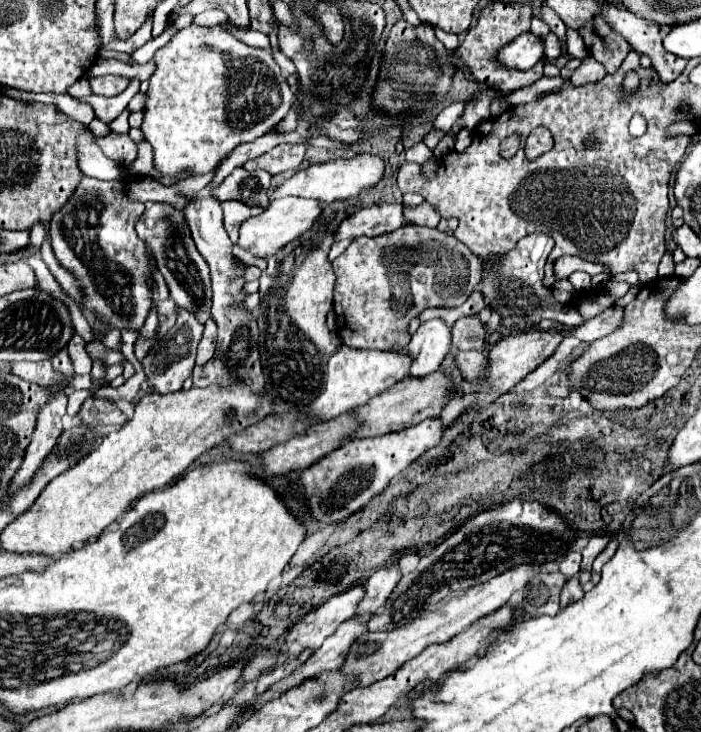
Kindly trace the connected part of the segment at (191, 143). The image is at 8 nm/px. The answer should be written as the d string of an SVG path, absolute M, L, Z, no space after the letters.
M189 25L183 31L177 31L173 39L157 49L155 53L155 73L149 79L147 103L145 103L145 117L143 117L143 135L145 141L153 147L155 159L153 169L161 177L177 177L181 173L193 177L207 175L213 171L239 143L249 143L259 135L275 129L275 125L287 115L295 95L287 81L281 75L279 65L275 63L269 49L255 49L231 33L213 27L197 27Z

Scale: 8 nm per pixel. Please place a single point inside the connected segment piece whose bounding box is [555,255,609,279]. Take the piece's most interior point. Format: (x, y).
(567, 264)

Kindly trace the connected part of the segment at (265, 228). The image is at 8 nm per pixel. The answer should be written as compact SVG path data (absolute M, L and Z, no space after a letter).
M303 197L273 199L267 211L263 211L253 219L247 219L241 225L237 243L255 253L257 257L275 255L281 247L291 243L291 239L297 239L299 235L303 235L303 231L309 231L311 223L315 223L315 219L319 219L321 213L323 213L323 203L319 203L317 199L303 199Z

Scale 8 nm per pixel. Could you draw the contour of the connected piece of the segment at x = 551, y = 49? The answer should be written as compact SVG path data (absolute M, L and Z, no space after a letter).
M549 33L543 37L543 40L545 41L545 55L548 59L555 59L561 56L562 47L554 33Z

